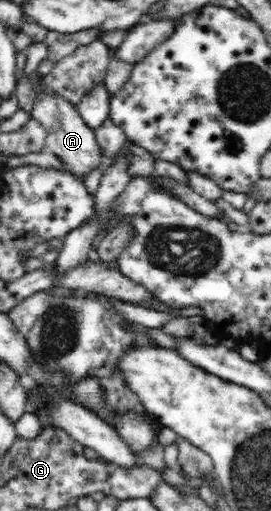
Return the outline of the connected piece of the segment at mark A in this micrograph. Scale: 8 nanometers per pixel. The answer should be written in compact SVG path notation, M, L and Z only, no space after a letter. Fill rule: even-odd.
M42 94L34 103L30 113L47 131L45 146L62 162L65 172L75 175L83 181L92 170L96 169L103 157L96 141L95 130L85 124L80 117L76 104L53 94Z

